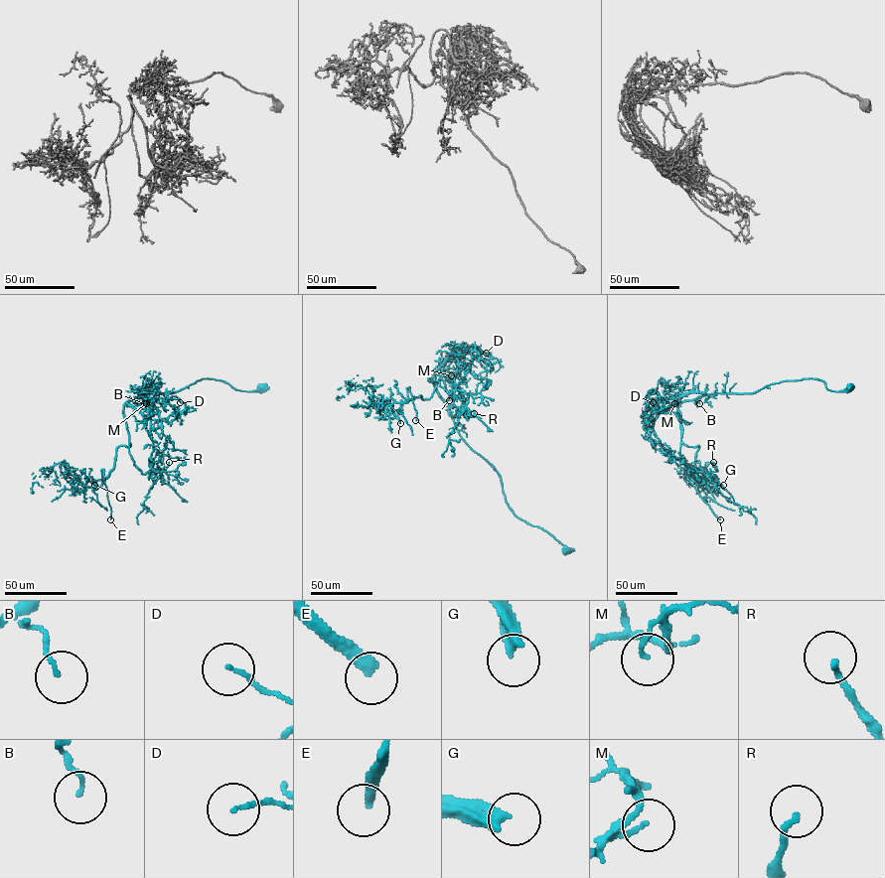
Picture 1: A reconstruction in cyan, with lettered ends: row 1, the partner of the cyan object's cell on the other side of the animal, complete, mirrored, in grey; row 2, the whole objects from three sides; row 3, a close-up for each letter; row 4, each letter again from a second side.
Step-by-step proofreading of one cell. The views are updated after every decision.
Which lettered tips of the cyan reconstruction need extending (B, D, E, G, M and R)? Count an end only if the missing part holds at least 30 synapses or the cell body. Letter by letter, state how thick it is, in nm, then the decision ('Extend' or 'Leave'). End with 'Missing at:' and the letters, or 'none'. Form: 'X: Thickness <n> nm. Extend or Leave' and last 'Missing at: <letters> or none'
B: Thickness 90 nm. Leave
D: Thickness 90 nm. Leave
E: Thickness 320 nm. Extend
G: Thickness 340 nm. Extend
M: Thickness 110 nm. Leave
R: Thickness 160 nm. Leave
Missing at: E, G

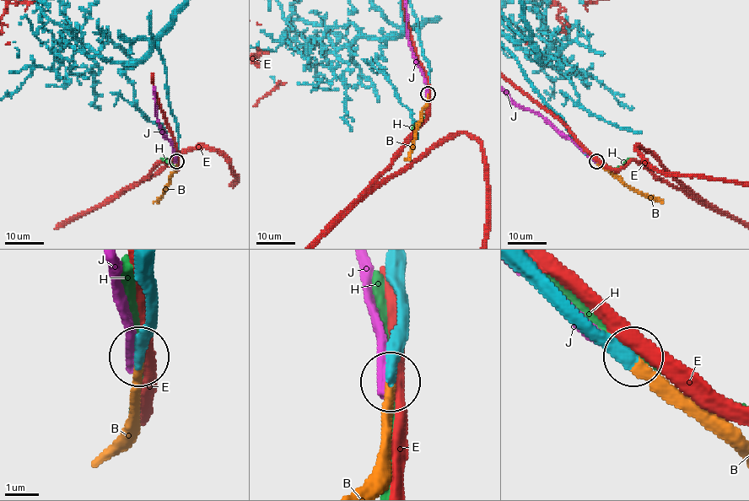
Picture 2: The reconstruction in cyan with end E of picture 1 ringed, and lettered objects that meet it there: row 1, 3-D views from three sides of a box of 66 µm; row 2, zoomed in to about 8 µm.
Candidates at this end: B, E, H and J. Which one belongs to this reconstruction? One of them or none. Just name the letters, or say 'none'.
B

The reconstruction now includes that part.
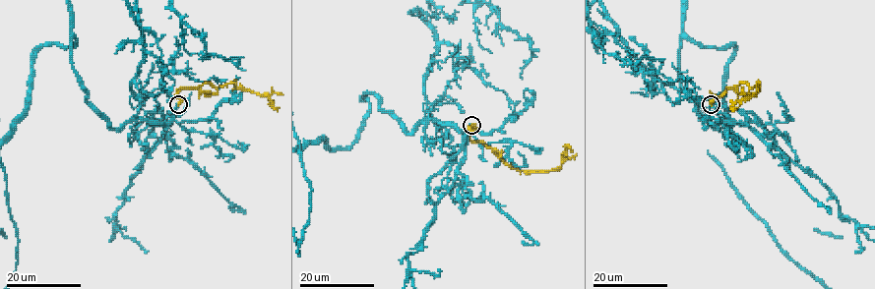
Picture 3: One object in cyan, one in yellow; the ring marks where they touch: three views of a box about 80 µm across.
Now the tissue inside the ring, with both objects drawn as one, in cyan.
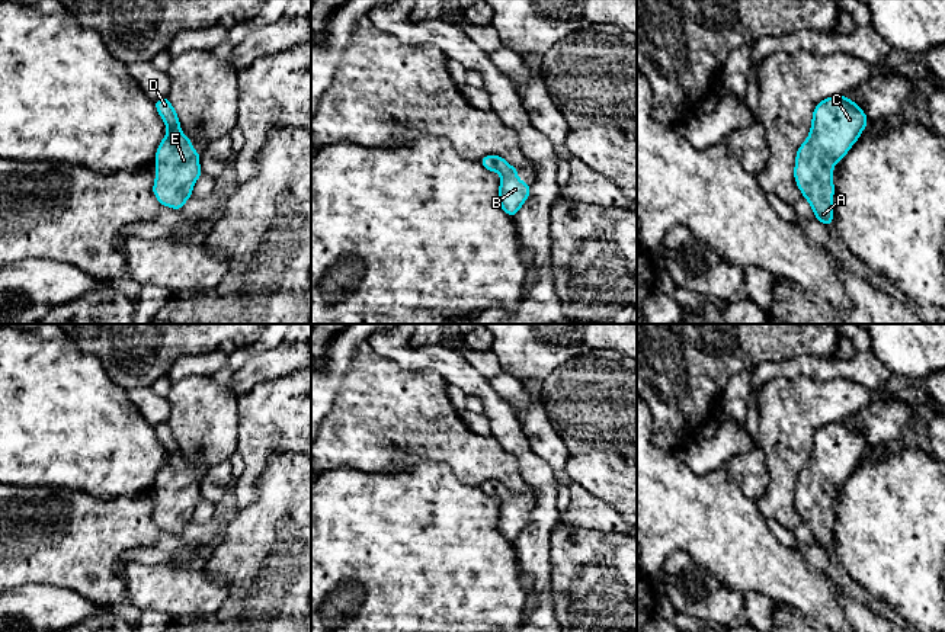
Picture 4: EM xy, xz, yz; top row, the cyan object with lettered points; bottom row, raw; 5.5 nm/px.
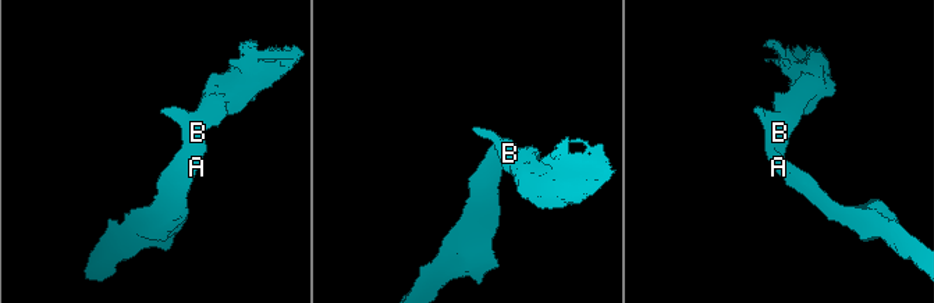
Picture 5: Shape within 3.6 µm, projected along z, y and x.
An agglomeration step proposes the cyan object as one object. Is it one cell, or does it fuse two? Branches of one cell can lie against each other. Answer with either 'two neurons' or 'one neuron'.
one neuron

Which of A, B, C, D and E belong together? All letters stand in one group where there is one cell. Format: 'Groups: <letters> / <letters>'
Groups: A B C D E

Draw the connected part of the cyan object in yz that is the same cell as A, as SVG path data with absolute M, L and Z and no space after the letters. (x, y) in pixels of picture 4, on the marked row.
M843 94L832 96L816 105L810 135L797 151L794 169L797 186L803 192L803 198L810 202L816 219L821 221L826 227L833 222L833 167L858 141L866 123L865 112L855 102Z

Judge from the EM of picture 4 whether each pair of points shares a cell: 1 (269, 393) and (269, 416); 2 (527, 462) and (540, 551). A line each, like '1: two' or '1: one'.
1: one
2: one

